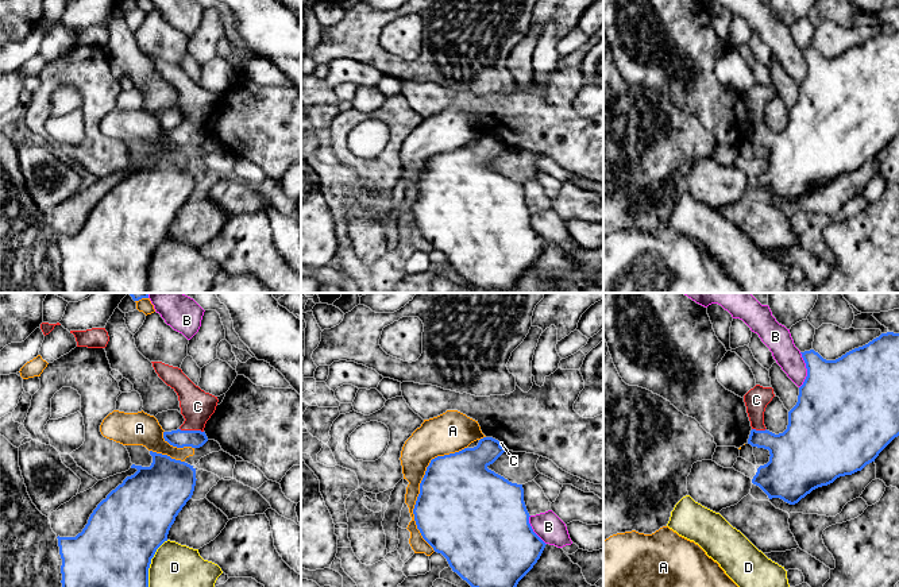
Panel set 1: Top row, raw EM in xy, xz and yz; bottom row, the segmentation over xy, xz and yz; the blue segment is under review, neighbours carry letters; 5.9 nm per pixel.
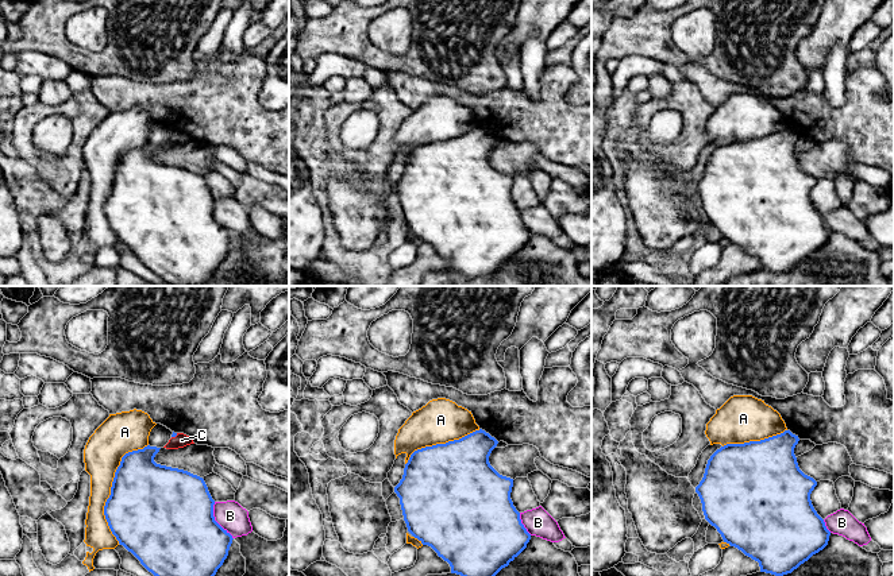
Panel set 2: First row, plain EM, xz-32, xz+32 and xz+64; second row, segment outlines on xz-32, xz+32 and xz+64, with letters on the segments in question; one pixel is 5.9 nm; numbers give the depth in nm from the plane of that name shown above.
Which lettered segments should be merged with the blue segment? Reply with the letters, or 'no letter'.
C

